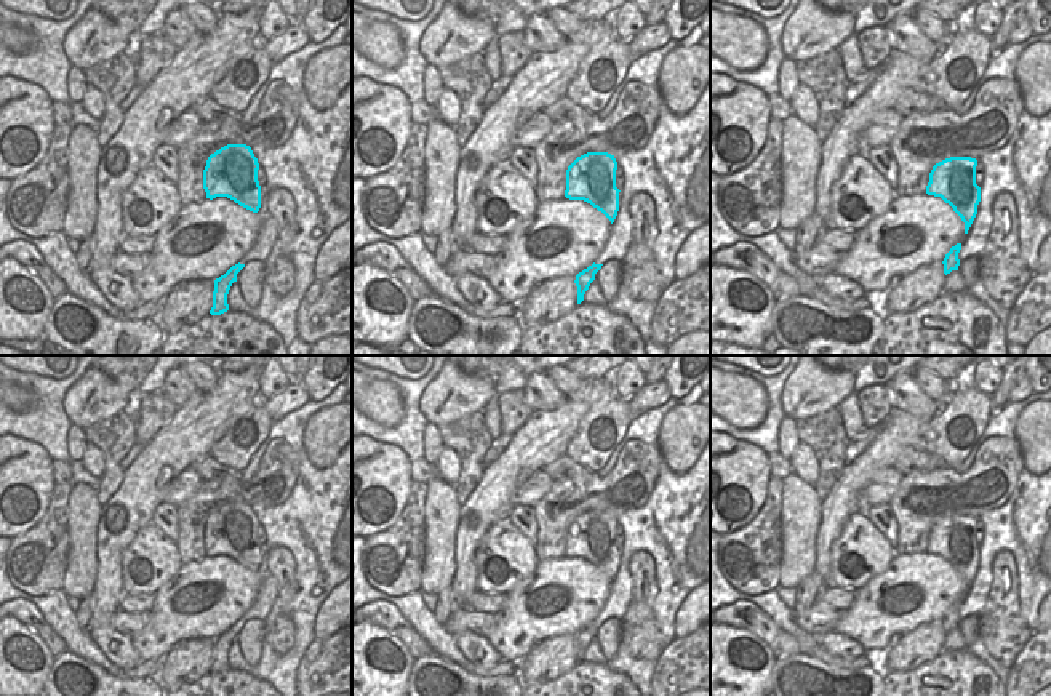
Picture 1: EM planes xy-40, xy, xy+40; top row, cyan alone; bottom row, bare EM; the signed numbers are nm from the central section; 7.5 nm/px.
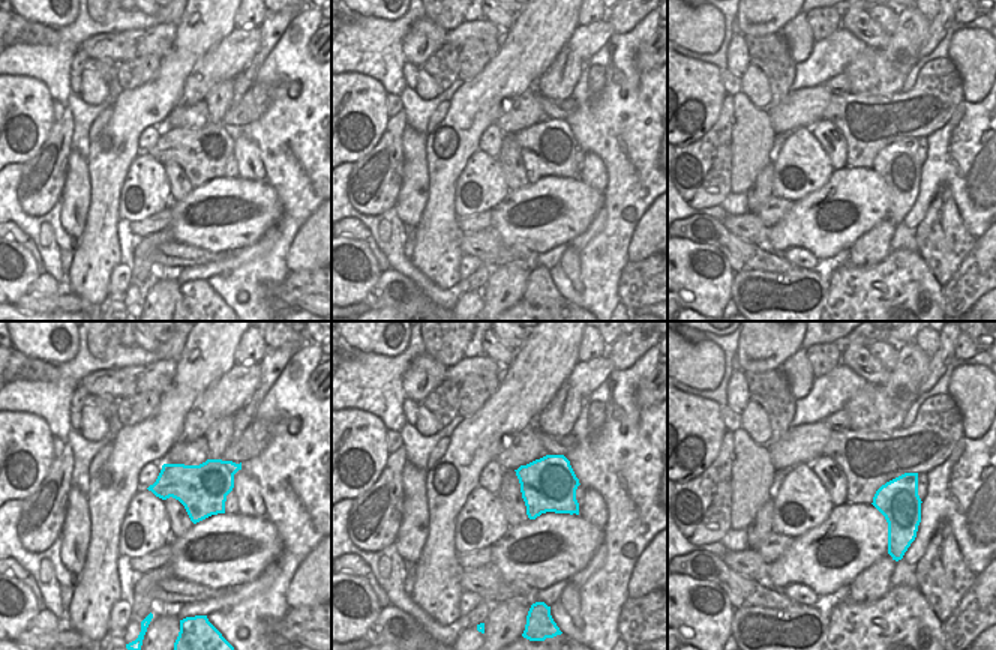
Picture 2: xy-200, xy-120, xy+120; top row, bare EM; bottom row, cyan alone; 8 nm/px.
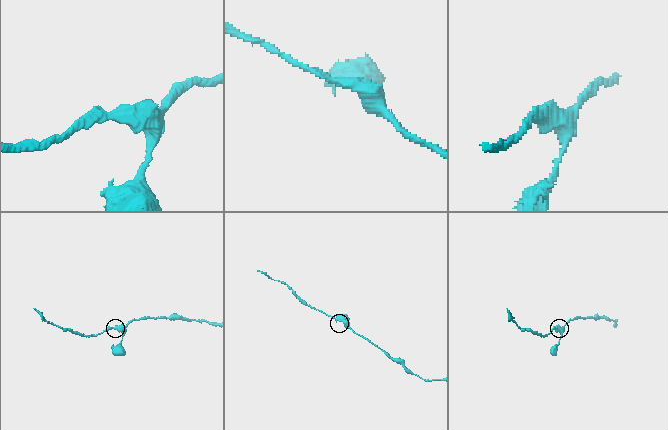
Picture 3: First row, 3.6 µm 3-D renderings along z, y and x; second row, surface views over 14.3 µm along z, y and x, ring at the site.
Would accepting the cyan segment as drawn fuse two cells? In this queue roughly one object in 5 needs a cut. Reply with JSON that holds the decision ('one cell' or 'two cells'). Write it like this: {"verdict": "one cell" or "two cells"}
{"verdict": "one cell"}

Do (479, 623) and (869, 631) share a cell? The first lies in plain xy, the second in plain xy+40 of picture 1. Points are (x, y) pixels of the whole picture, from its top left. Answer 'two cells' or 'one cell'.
two cells

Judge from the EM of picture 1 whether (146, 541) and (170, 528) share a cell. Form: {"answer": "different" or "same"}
{"answer": "different"}

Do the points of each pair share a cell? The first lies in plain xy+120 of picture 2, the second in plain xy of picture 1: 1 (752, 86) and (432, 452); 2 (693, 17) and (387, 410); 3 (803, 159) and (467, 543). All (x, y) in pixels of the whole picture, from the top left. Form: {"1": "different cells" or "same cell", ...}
{"1": "different cells", "2": "same cell", "3": "different cells"}

